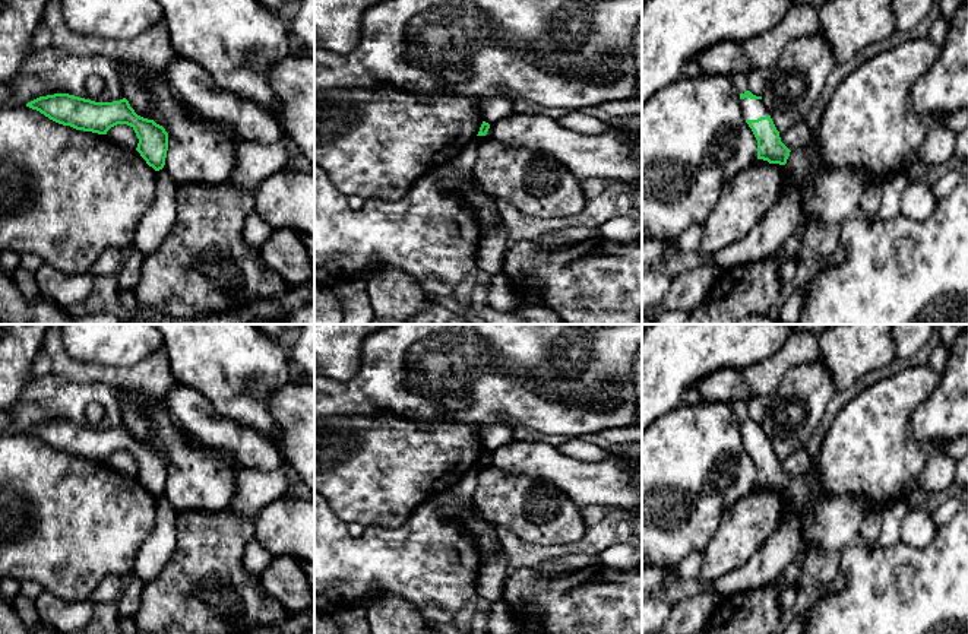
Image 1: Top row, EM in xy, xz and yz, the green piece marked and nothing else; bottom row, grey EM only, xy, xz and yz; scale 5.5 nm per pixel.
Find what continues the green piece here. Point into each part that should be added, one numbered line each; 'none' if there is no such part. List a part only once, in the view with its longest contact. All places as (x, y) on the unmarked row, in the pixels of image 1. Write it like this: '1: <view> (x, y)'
1: yz (752, 436)

